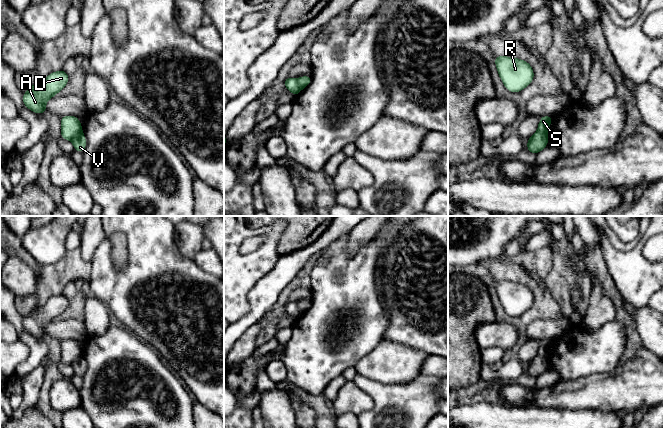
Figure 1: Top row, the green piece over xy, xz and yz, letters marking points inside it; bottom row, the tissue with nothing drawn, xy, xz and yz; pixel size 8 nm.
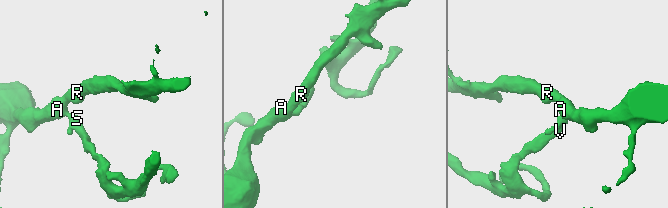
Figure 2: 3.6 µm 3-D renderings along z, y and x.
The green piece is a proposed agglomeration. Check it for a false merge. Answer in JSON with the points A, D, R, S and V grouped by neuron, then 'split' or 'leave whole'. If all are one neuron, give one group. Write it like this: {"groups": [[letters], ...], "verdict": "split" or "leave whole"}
{"groups": [["A", "D", "R", "S"], ["V"]], "verdict": "split"}

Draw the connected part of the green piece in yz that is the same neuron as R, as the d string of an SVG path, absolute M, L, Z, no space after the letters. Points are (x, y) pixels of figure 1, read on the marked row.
M496 56L494 61L504 86L512 93L522 91L534 79L532 66L525 60Z

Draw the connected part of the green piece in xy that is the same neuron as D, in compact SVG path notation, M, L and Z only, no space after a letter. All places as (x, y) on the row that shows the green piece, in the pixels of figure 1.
M65 71L52 72L44 81L32 84L29 90L23 93L24 106L37 114L43 114L47 111L47 100L62 91L68 81L69 76Z

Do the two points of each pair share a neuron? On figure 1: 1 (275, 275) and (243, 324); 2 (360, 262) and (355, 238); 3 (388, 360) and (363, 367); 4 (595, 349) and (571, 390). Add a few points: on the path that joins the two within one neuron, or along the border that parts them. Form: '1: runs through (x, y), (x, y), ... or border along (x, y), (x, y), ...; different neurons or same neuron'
1: runs through (269, 287), (255, 312); same neuron
2: border along (373, 236), (362, 244), (353, 255), (347, 255); different neurons
3: runs through (382, 364), (371, 364), (369, 366); same neuron
4: border along (601, 373), (593, 373), (574, 380), (558, 382); different neurons

